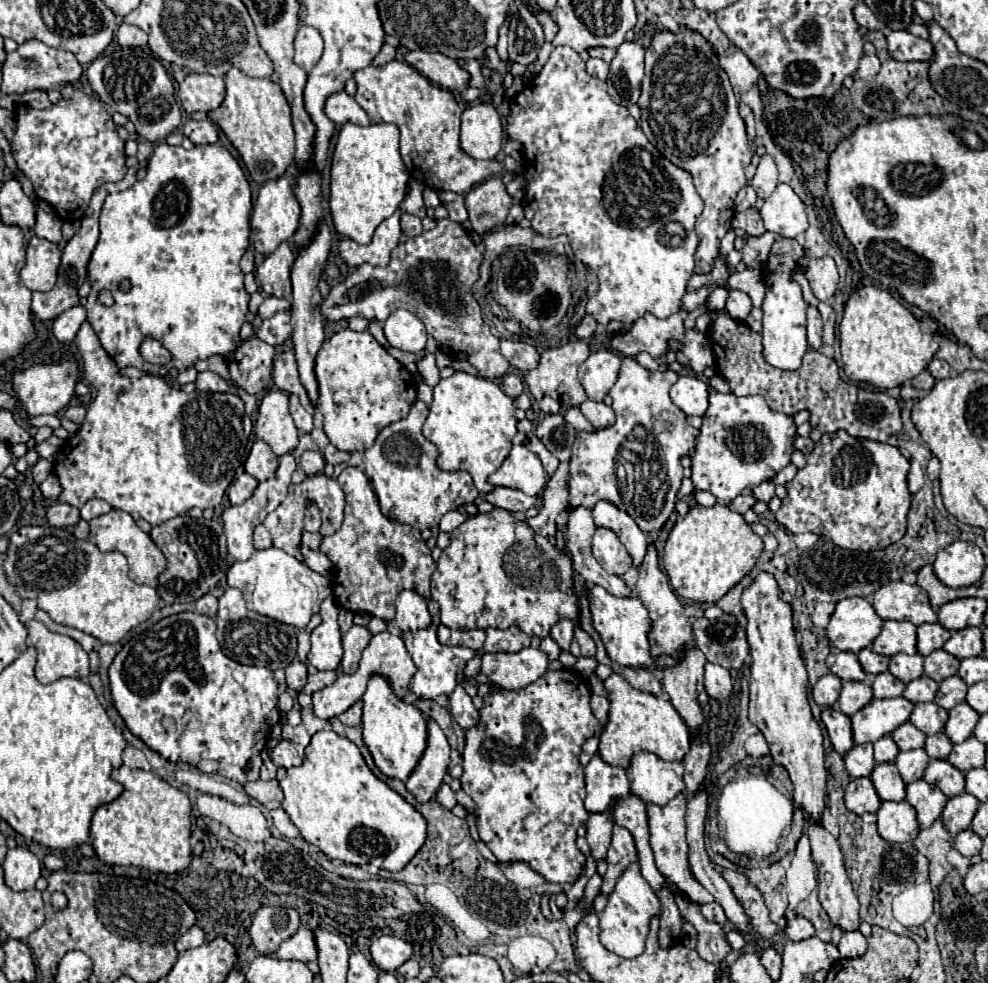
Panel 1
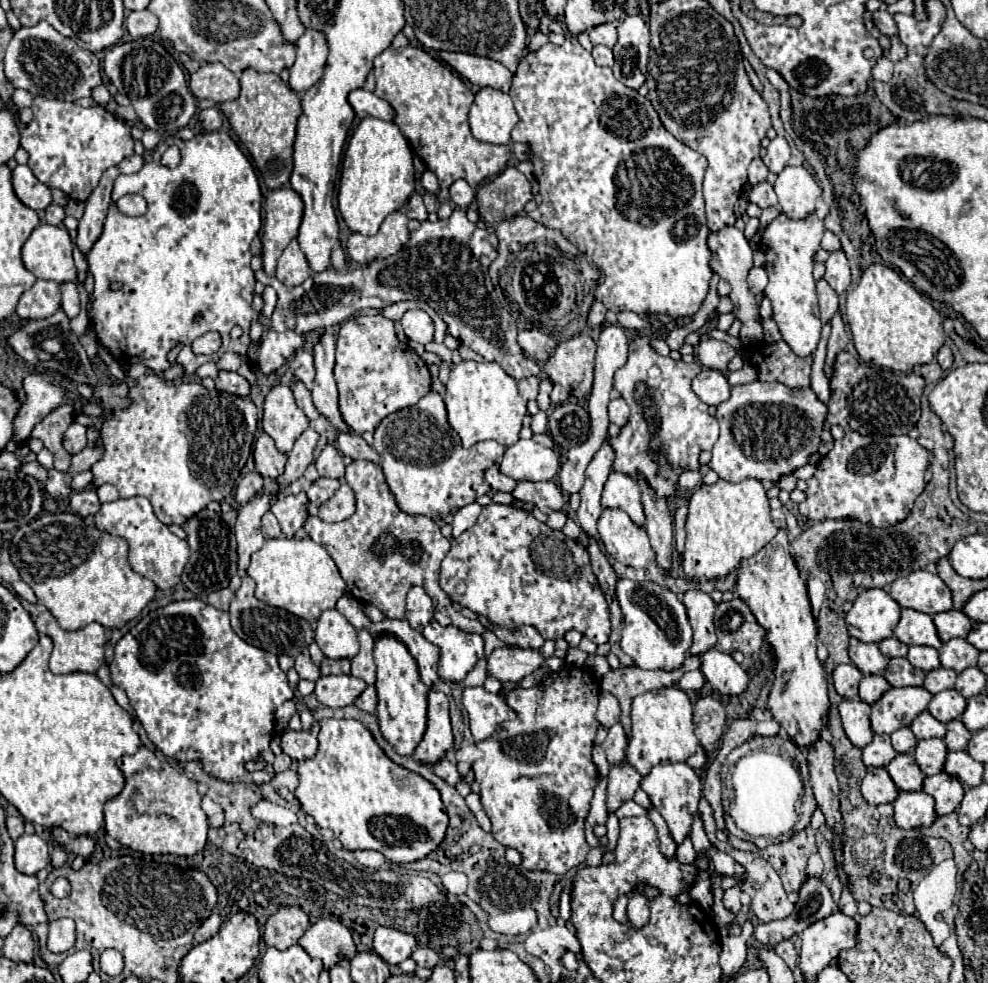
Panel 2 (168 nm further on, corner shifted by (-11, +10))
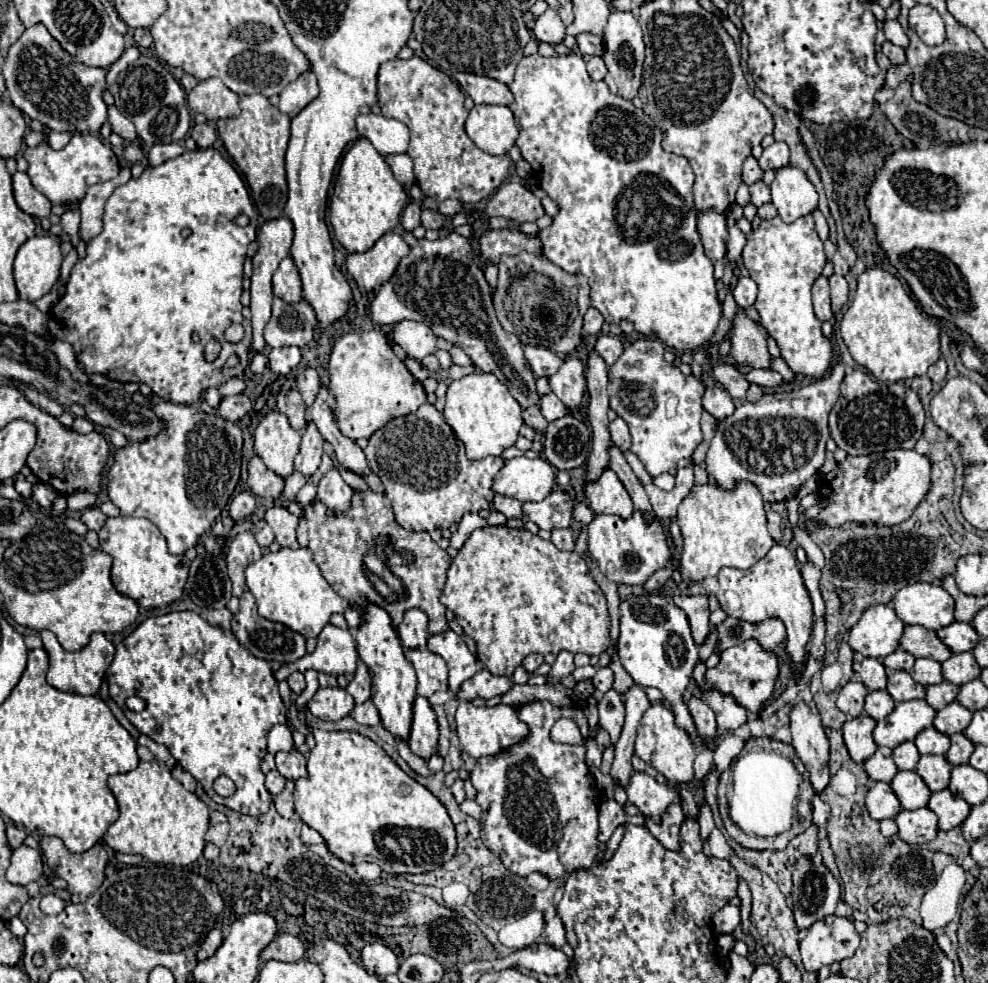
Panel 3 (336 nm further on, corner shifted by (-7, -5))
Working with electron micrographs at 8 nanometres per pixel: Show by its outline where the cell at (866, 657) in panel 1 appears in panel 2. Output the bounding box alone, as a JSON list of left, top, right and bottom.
[879,637,907,657]

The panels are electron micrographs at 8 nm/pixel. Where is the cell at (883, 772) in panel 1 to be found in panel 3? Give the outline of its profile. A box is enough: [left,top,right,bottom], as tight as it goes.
[891,770,931,810]

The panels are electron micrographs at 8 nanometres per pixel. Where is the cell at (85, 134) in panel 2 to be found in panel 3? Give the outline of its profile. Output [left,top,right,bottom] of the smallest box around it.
[23,132,119,204]

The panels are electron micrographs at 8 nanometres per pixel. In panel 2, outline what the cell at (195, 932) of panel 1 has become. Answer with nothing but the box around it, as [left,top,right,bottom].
[195,913,221,943]

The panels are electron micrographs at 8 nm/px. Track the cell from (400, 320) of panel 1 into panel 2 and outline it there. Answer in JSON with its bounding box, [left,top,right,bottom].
[401,309,433,345]

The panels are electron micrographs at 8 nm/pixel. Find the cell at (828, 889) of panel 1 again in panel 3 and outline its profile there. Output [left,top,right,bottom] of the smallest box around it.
[791,700,829,792]

